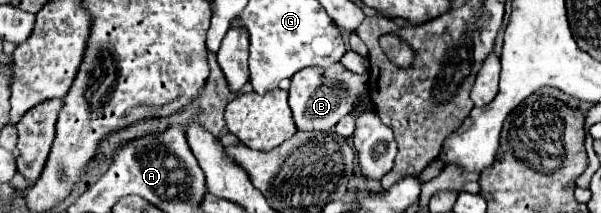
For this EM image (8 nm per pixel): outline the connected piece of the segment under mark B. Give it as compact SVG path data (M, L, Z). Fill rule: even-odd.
M334 63L330 67L308 67L290 79L290 109L300 131L332 131L334 125L352 109L356 97L366 91L368 73L356 75Z

